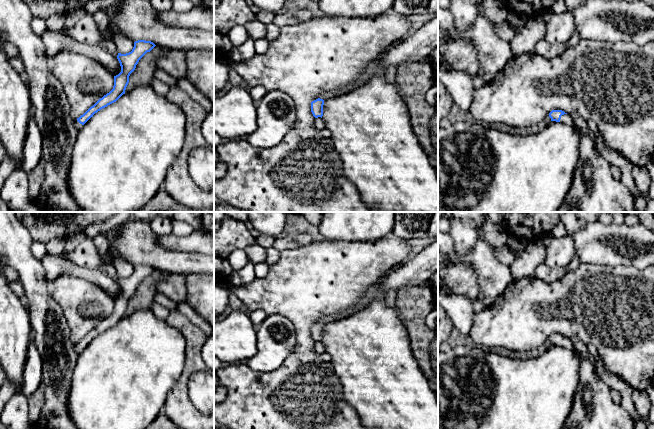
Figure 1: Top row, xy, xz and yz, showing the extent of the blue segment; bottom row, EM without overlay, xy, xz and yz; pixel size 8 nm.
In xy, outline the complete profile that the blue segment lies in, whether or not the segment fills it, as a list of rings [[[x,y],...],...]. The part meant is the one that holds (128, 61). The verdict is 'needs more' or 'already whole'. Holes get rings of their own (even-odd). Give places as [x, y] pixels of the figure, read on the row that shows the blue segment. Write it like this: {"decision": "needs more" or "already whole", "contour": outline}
{"decision": "needs more", "contour": [[[0,0],[0,39],[4,43],[15,45],[18,49],[18,57],[24,64],[24,78],[30,91],[32,115],[43,135],[42,159],[46,163],[46,176],[34,204],[41,212],[83,212],[71,196],[68,187],[71,155],[78,133],[95,113],[116,102],[125,94],[130,74],[135,70],[139,60],[156,45],[151,41],[138,40],[134,42],[131,52],[118,53],[117,59],[121,66],[121,72],[114,76],[113,89],[100,98],[83,115],[74,119],[70,114],[70,104],[62,85],[52,72],[52,65],[46,56],[42,38],[31,27],[33,17],[23,0]]]}

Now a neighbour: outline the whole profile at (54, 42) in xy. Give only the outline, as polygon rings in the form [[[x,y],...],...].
[[[46,30],[42,36],[46,56],[50,60],[62,51],[71,51],[101,63],[114,76],[121,72],[118,59],[102,45],[88,45],[73,39],[61,31]]]

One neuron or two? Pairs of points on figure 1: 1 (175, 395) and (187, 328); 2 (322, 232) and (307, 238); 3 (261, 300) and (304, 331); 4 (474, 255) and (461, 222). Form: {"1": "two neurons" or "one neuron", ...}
{"1": "one neuron", "2": "two neurons", "3": "one neuron", "4": "two neurons"}

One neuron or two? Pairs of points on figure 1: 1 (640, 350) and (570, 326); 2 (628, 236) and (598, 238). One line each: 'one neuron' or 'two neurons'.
1: one neuron
2: one neuron

